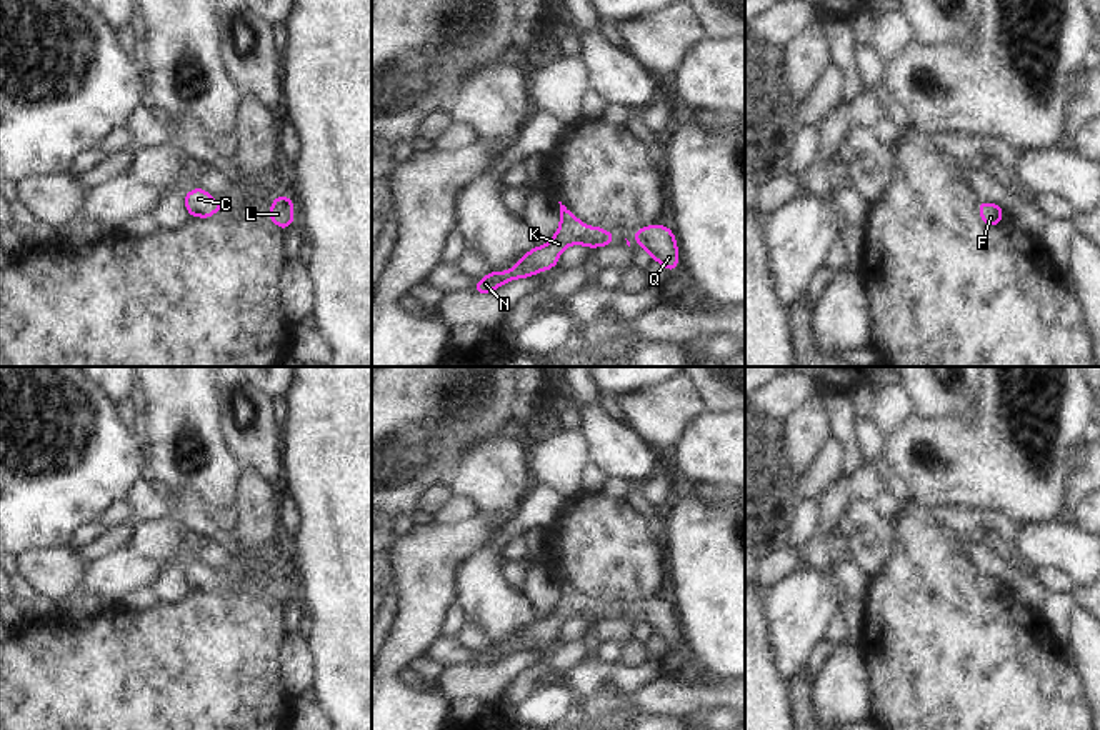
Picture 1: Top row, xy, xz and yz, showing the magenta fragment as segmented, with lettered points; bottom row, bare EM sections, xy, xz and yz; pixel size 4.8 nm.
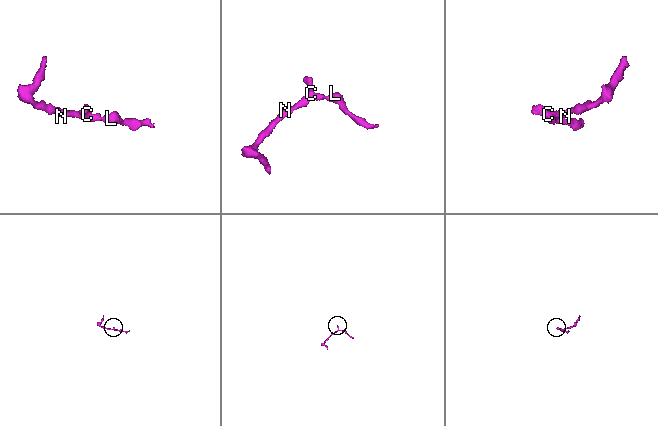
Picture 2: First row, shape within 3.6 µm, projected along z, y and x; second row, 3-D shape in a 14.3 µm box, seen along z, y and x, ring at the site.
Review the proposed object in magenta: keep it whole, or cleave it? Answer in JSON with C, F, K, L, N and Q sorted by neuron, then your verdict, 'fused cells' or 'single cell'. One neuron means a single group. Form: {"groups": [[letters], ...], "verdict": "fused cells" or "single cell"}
{"groups": [["C", "F", "K", "L", "N", "Q"]], "verdict": "single cell"}

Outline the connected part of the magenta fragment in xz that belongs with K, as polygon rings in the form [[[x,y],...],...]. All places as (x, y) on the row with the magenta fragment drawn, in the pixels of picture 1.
[[[562,202],[560,203],[560,227],[553,238],[527,252],[522,260],[507,272],[490,272],[472,288],[475,293],[490,293],[500,285],[515,278],[527,278],[537,275],[542,270],[557,268],[560,253],[568,245],[582,243],[585,248],[605,247],[617,237],[600,227],[588,227],[582,223]]]

